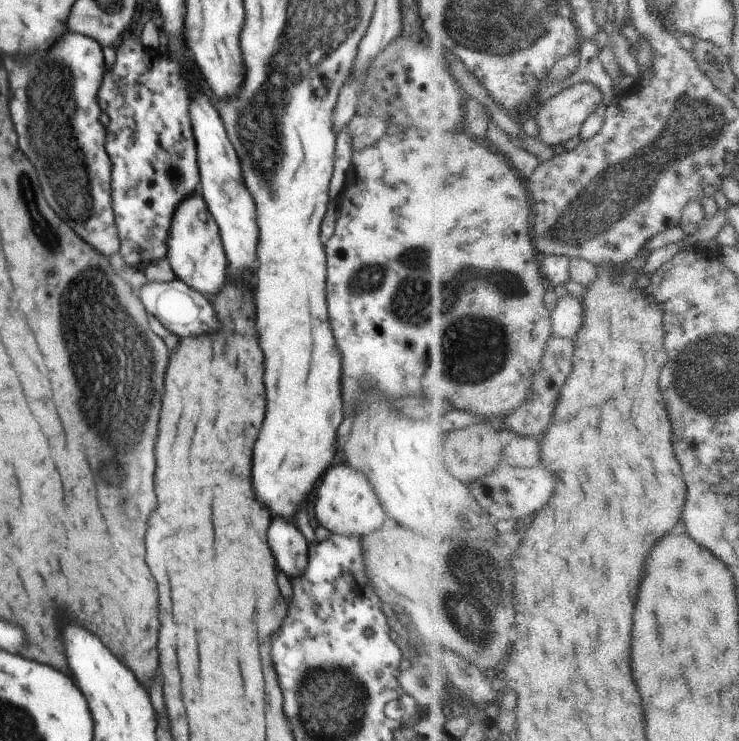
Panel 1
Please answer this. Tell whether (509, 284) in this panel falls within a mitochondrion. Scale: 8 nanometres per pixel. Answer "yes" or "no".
yes

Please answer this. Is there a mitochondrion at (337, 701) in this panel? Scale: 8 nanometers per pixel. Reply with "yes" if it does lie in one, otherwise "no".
yes

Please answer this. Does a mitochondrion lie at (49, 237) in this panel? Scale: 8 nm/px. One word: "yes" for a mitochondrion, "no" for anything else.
yes

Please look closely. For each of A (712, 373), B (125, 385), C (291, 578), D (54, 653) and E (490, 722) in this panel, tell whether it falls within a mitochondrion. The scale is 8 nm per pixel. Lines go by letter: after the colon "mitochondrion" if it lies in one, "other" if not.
A: mitochondrion
B: mitochondrion
C: other
D: other
E: other

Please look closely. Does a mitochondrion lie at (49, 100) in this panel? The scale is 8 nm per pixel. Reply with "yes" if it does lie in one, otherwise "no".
yes

